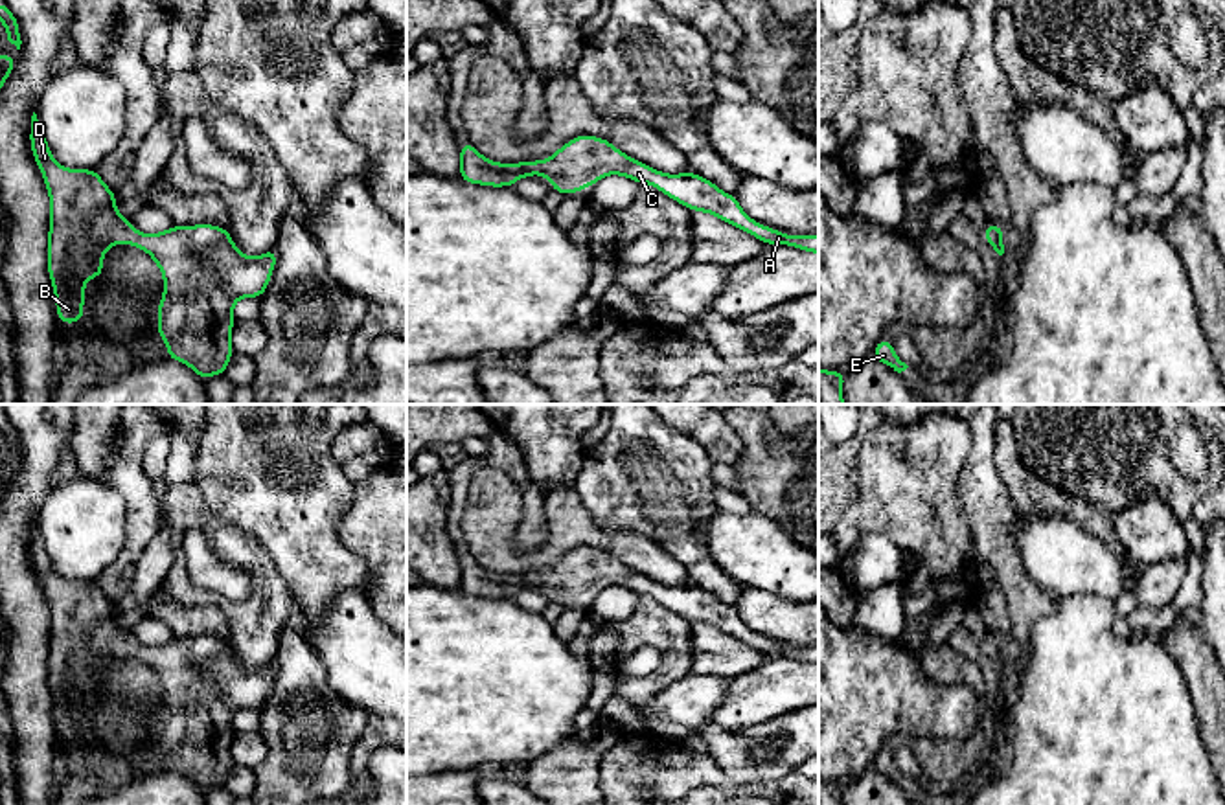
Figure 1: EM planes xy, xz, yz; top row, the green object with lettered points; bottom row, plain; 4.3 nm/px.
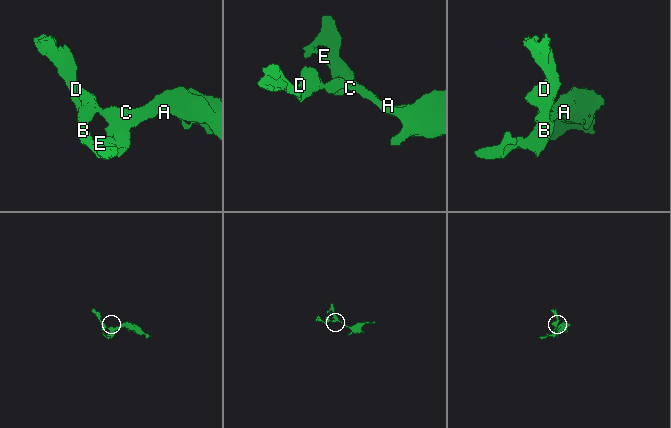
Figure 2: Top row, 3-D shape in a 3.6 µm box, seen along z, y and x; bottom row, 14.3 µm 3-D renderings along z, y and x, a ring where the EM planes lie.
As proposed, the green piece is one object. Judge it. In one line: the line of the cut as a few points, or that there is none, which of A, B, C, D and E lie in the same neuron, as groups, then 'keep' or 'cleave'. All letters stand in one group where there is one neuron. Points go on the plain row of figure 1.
no cut; A B C D E; keep

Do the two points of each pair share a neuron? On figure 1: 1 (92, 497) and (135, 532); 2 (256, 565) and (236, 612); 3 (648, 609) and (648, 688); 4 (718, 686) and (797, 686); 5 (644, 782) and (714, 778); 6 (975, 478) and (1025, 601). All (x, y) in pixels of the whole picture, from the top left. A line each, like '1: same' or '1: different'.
1: different
2: same
3: same
4: different
5: same
6: same

